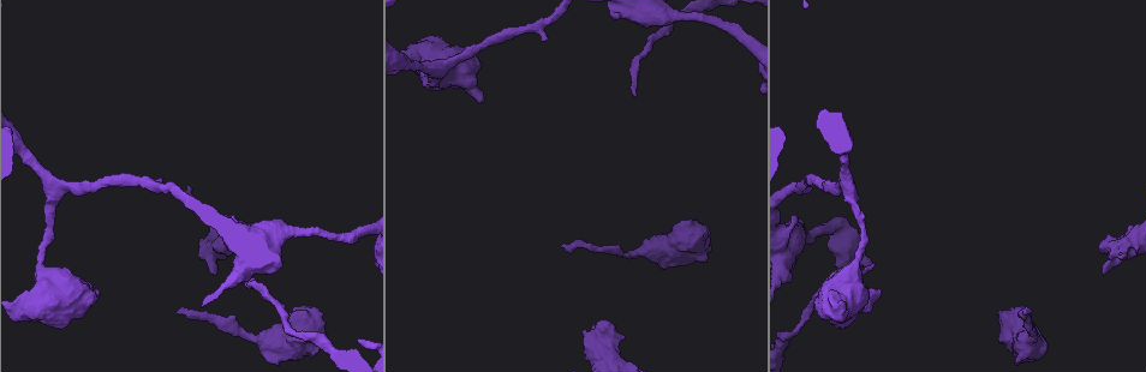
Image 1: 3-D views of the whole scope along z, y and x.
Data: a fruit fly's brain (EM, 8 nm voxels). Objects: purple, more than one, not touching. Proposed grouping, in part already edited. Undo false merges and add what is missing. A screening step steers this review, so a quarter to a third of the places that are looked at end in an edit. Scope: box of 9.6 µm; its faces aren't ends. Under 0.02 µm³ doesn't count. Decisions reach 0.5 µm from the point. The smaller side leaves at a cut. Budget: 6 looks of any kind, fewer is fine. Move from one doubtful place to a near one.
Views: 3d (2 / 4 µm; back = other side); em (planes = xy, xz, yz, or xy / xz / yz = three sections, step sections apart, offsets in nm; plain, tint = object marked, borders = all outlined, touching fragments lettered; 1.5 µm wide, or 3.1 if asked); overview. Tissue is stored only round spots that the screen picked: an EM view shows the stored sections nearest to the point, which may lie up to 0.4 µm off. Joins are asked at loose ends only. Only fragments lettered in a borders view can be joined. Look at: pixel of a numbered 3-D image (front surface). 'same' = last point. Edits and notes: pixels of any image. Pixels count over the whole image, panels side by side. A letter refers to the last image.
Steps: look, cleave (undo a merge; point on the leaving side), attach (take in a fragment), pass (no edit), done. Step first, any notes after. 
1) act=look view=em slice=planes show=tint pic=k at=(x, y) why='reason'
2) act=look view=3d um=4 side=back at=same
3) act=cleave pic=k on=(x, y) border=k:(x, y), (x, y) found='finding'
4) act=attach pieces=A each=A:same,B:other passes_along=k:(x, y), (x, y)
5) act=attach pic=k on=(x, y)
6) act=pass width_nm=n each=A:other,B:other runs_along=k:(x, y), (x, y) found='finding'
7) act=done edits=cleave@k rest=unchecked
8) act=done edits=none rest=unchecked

act=look view=em slice=planes show=borders pic=1 at=(635, 94) why='free end'

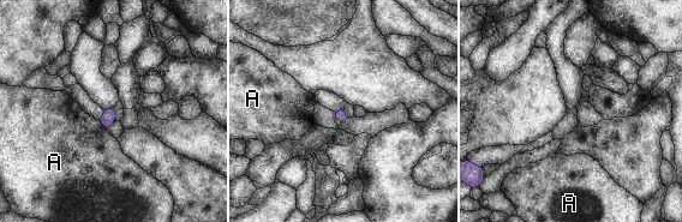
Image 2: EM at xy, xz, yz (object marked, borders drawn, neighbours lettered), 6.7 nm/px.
act=pass each=A:other border=2:(99, 121), (105, 127) found='none of them fits'

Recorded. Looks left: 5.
act=look view=em slice=xy step=8 show=tint pic=1 at=(565, 249) why='end of a long branch'

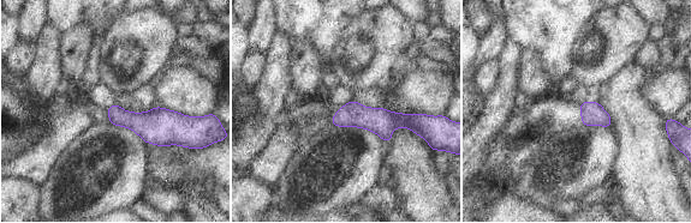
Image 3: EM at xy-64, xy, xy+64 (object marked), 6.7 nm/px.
act=look view=em slice=planes show=borders at=same why='cut it another way'

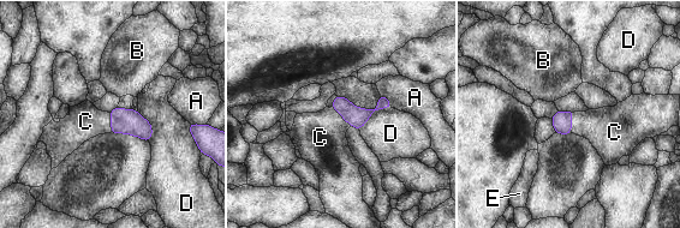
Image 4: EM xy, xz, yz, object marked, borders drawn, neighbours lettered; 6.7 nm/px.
act=attach pieces=C each=A:other,B:other,C:same,D:other,E:other passes_along=4:(357, 116), (341, 115), (320, 137) found='it goes on there'

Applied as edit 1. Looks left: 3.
act=done edits=attach@4 rest=unchecked

